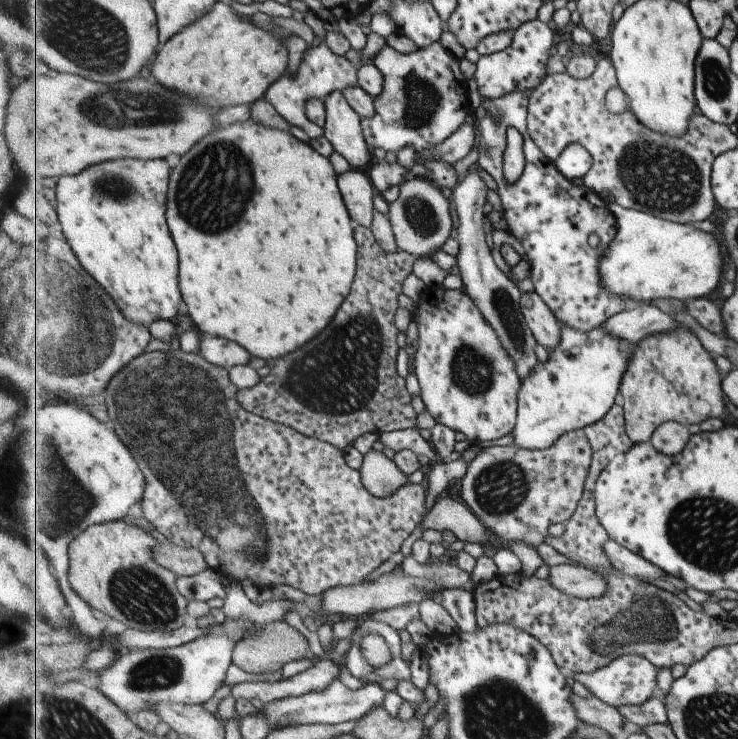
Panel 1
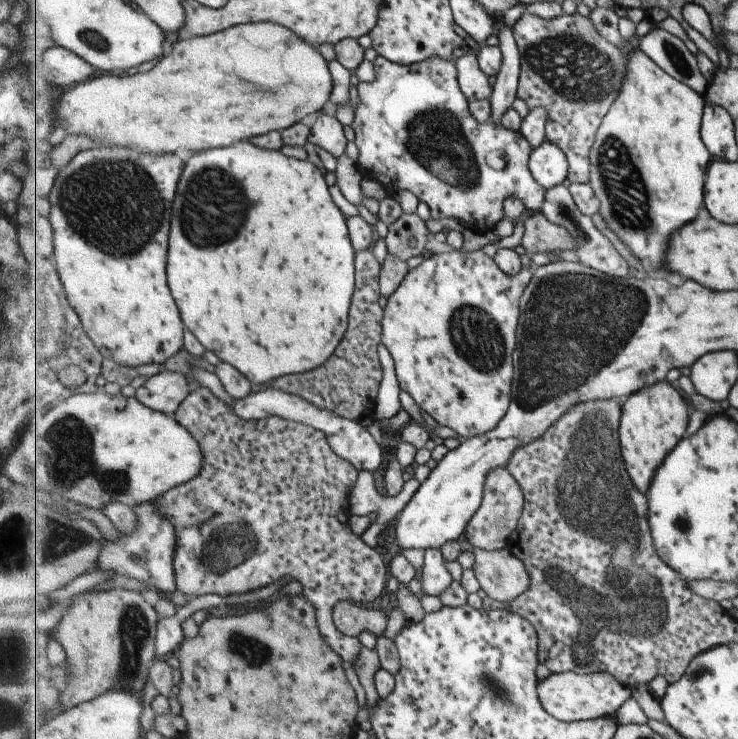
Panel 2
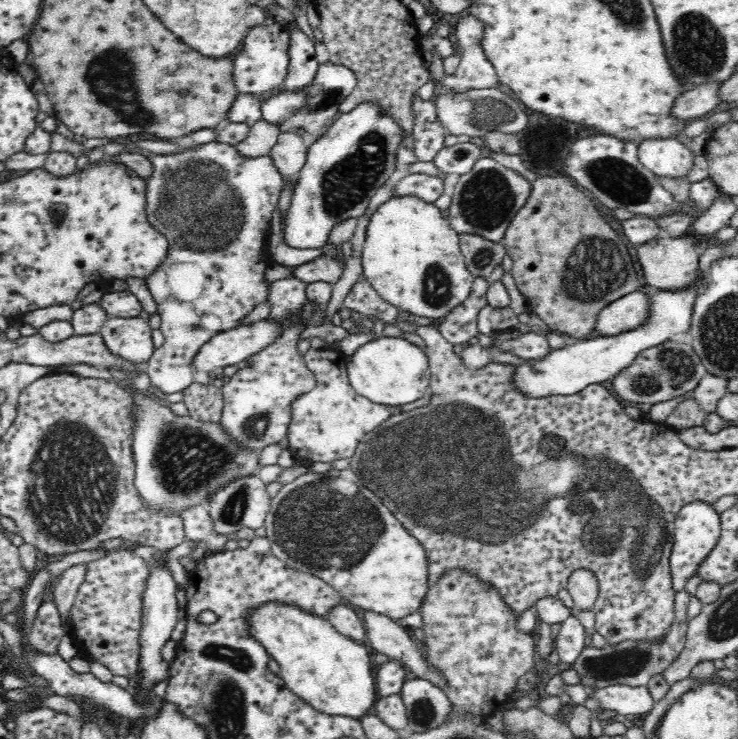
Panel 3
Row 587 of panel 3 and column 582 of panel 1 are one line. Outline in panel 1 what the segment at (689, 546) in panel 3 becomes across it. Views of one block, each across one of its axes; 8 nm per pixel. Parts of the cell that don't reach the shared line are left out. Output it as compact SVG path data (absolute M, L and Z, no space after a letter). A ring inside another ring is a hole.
M633 654L621 656L597 671L570 675L575 683L583 684L592 696L598 697L614 708L621 709L625 706L648 703L655 694L655 688L658 688L659 669L642 655Z

